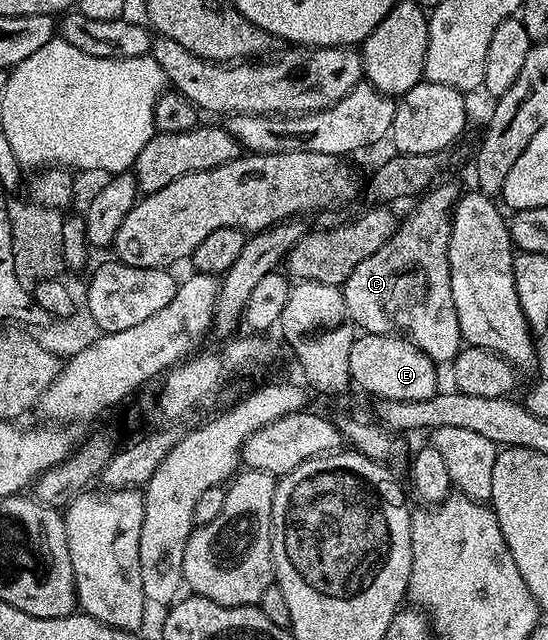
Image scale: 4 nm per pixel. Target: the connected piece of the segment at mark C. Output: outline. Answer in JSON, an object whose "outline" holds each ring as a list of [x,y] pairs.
{"outline":[[[432,185],[427,192],[415,202],[412,214],[401,220],[393,235],[370,259],[362,259],[354,271],[350,271],[342,286],[346,311],[350,311],[353,325],[364,333],[391,333],[407,337],[437,363],[452,363],[462,348],[462,338],[458,327],[458,311],[454,311],[454,295],[450,291],[450,231],[452,230],[452,210],[462,196],[462,189],[456,185]]]}

